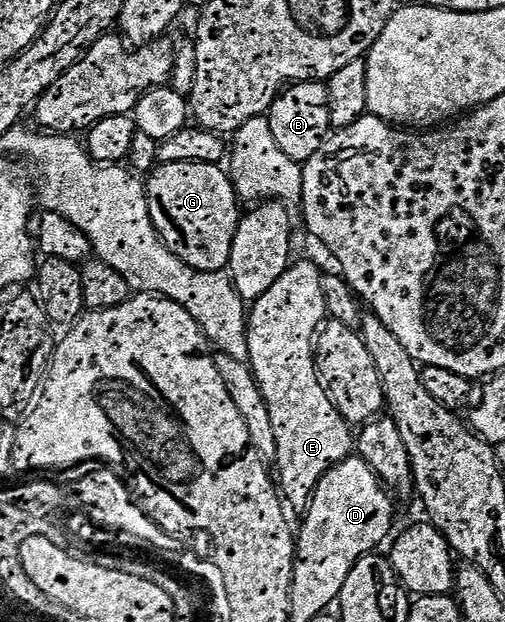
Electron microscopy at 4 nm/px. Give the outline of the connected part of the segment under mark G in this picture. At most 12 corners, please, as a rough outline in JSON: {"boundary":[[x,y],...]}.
{"boundary":[[160,163],[146,202],[195,271],[224,271],[242,218],[215,163]]}

